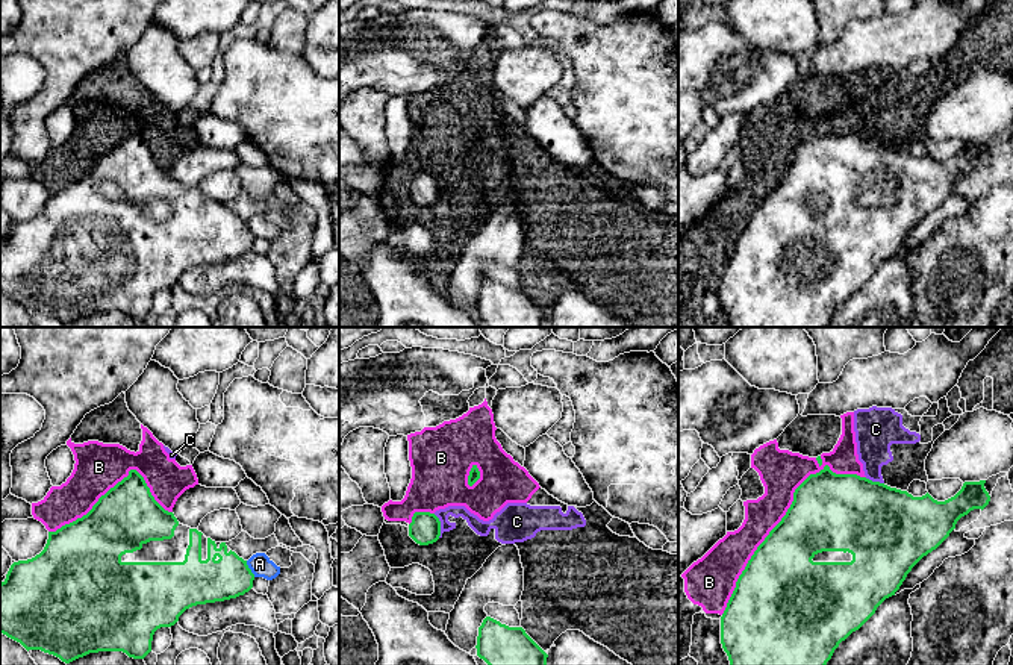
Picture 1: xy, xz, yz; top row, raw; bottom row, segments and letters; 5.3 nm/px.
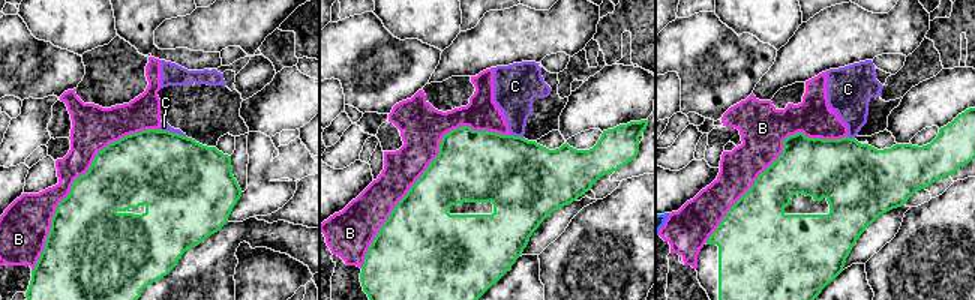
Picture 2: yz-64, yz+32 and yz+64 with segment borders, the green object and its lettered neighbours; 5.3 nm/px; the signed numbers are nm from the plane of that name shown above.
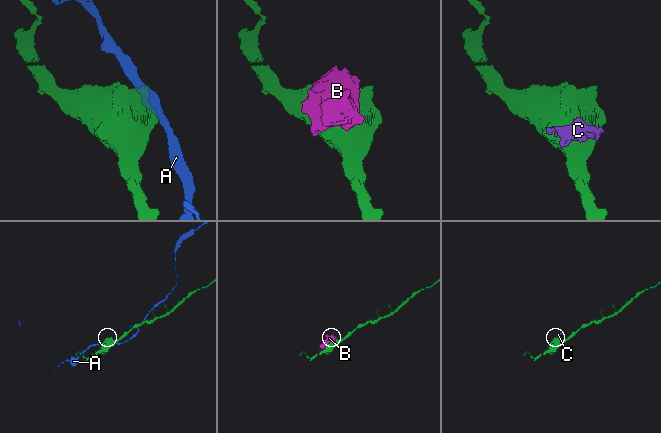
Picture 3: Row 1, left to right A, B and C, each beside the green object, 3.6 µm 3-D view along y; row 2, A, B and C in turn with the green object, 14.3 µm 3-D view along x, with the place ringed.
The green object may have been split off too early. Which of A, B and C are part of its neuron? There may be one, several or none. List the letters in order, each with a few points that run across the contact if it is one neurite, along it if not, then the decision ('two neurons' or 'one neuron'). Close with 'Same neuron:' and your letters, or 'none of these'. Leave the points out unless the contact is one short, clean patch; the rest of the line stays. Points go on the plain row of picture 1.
A: two neurons
B: two neurons
C: line xz (433, 174), (439, 182), (439, 197); two neurons
Same neuron: none of these

